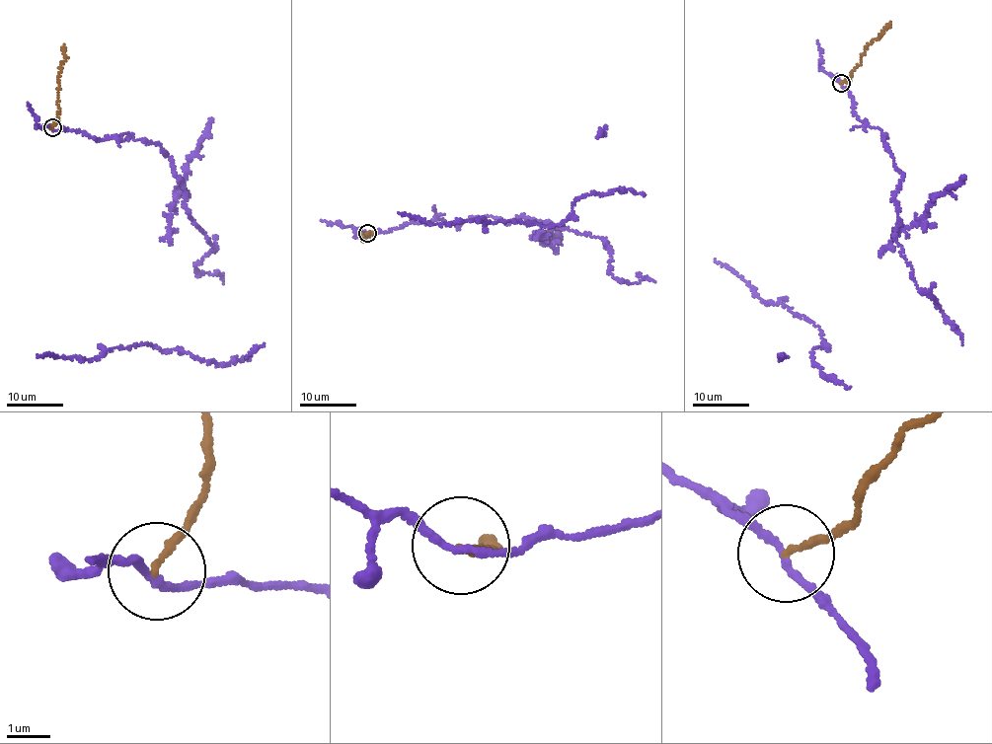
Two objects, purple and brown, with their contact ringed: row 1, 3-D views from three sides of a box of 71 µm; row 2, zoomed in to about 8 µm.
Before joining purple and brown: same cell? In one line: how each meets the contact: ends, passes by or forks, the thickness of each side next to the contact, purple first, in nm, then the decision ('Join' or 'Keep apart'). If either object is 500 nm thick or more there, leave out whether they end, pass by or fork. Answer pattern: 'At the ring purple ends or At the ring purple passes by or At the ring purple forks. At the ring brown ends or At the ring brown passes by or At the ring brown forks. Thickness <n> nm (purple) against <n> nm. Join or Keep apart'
At the ring purple passes by. At the ring brown ends. Thickness 160 nm (purple) against 150 nm. Keep apart

